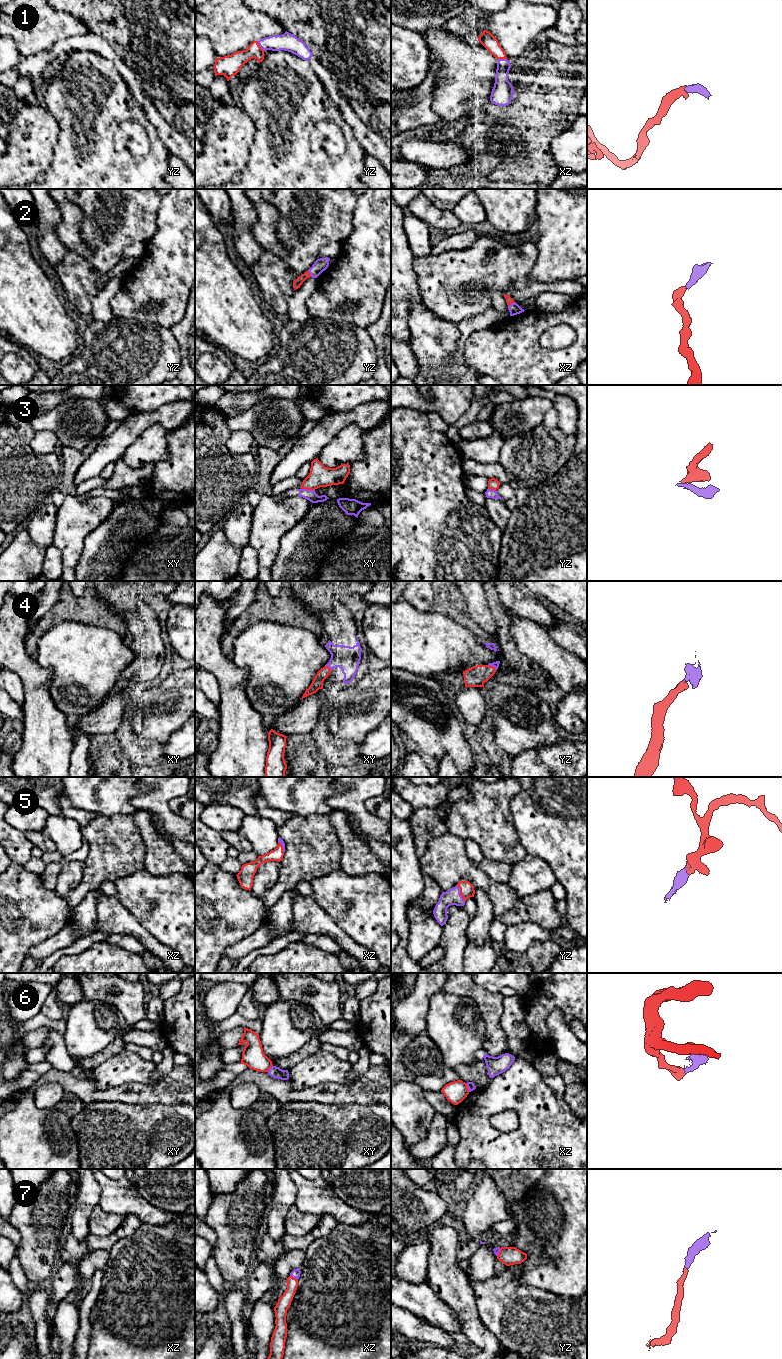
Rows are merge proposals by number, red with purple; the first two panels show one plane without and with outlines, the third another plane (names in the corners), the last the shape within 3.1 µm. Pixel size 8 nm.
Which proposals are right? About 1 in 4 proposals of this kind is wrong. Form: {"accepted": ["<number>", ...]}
{"accepted": ["1", "2", "4", "5", "7"]}

